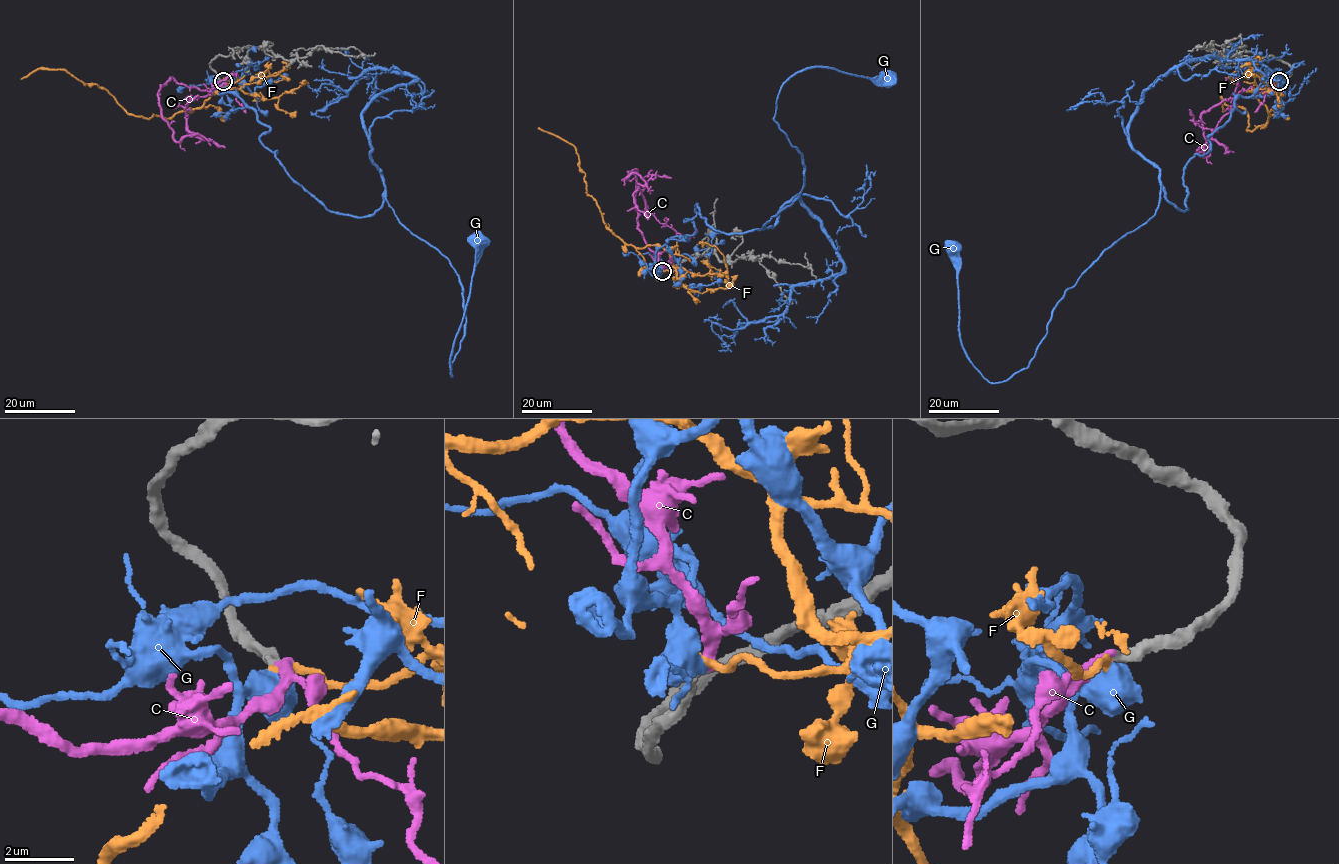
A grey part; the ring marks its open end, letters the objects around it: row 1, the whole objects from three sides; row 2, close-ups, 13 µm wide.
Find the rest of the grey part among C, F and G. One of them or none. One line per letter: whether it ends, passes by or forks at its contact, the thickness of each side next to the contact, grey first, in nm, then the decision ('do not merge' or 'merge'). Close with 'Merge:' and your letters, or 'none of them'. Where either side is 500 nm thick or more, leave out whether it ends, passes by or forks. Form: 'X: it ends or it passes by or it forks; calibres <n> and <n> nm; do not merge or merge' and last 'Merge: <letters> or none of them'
C: it ends; calibres 300 and 320 nm; merge
F: it ends; calibres 300 and 240 nm; do not merge
G: calibres 320 and 700 nm; do not merge
Merge: C

